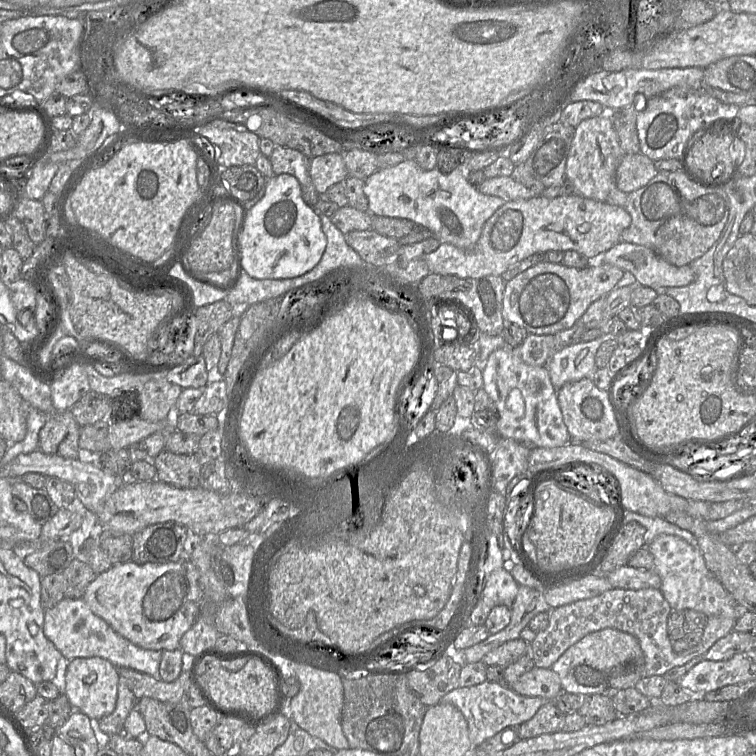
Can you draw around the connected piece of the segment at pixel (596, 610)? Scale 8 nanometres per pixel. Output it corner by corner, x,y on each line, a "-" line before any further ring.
612,588
595,597
578,600
554,608
549,613
548,626
536,633
530,644
534,665
551,668
559,657
586,635
604,628
614,628
637,638
645,656
643,677
661,675
692,660
694,654
680,658
672,648
667,621
672,609
660,589
638,590

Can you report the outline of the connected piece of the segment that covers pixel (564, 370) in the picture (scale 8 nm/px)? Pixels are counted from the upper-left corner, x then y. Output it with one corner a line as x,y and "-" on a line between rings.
606,337
569,345
555,352
546,367
554,388
558,391
564,384
592,377
598,369
595,355

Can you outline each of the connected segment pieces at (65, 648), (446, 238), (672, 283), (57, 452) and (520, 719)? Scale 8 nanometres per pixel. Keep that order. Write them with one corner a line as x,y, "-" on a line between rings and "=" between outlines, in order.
62,599
43,614
43,634
67,660
99,657
109,661
116,668
130,668
159,678
159,664
162,651
140,648
126,640
101,618
94,615
82,599
=
406,160
401,163
399,163
396,166
385,168
383,170
379,170
369,176
367,179
365,179
364,183
364,194
367,197
368,200
368,211
371,215
378,215
378,216
385,216
385,217
394,217
394,218
401,218
401,219
407,219
412,222
414,222
417,225
424,226
427,228
431,233
433,234
433,237
435,237
440,243
448,243
451,245
454,245
457,248
460,248
462,250
466,249
472,249
476,243
478,242
483,227
486,223
486,221
501,207
503,206
506,201
504,201
501,198
495,197
495,196
489,196
480,193
476,187
472,186
468,180
467,180
467,172
465,169
454,169
449,174
442,174
437,168
434,168
430,171
425,171
421,169
418,164
415,162
415,160
=
623,241
615,244
601,258
592,261
629,271
638,285
653,289
687,286
695,279
689,265
675,266
646,246
=
69,411
50,415
39,432
38,450
51,456
79,459
83,457
78,446
79,430
=
485,681
481,684
470,687
457,687
444,695
440,703
449,703
455,706
464,716
467,726
469,739
472,746
478,746
486,739
494,736
498,732
510,726
519,726
522,723
530,720
536,712
547,702
554,702
553,700
546,700
542,697
523,696
513,691
509,685
505,683
496,683

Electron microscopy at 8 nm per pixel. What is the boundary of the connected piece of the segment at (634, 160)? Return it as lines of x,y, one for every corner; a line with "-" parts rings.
642,153
625,154
616,168
616,187
629,194
645,186
657,171
654,161

